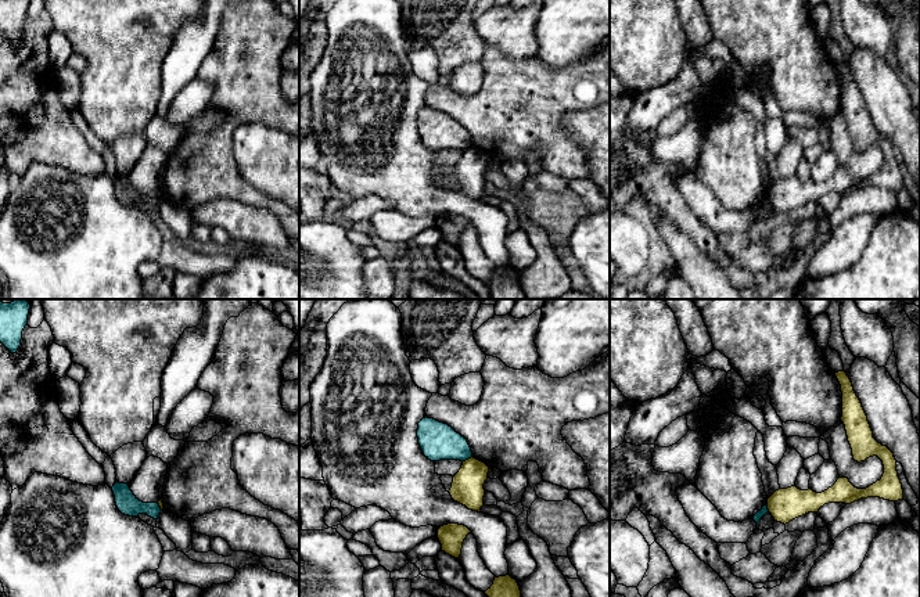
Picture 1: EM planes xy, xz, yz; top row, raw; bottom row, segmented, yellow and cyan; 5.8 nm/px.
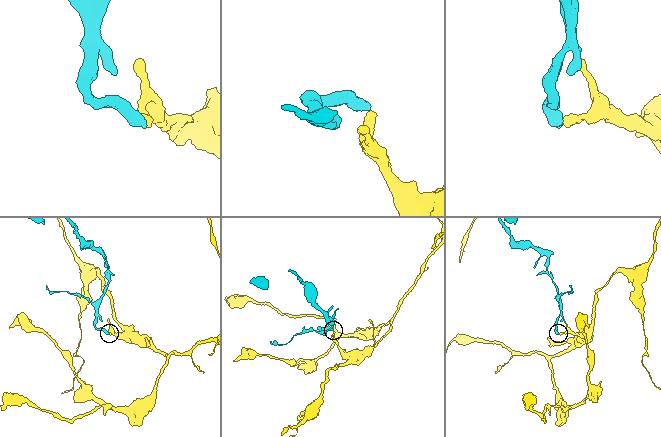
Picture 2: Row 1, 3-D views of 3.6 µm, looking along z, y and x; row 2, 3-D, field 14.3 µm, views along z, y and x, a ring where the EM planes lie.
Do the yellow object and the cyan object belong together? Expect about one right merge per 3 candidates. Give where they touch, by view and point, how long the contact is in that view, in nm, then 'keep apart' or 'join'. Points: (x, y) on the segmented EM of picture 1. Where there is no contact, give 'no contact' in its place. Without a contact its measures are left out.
meets yellow in xz at (469, 459); contact 70 nm long; keep apart

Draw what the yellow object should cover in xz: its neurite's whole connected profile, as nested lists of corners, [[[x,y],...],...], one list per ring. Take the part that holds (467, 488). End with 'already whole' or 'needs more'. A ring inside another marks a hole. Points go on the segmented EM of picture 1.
[[[474,457],[463,461],[449,490],[452,499],[468,510],[479,513],[484,506],[484,483],[488,479],[488,472],[489,467]]] | already whole

